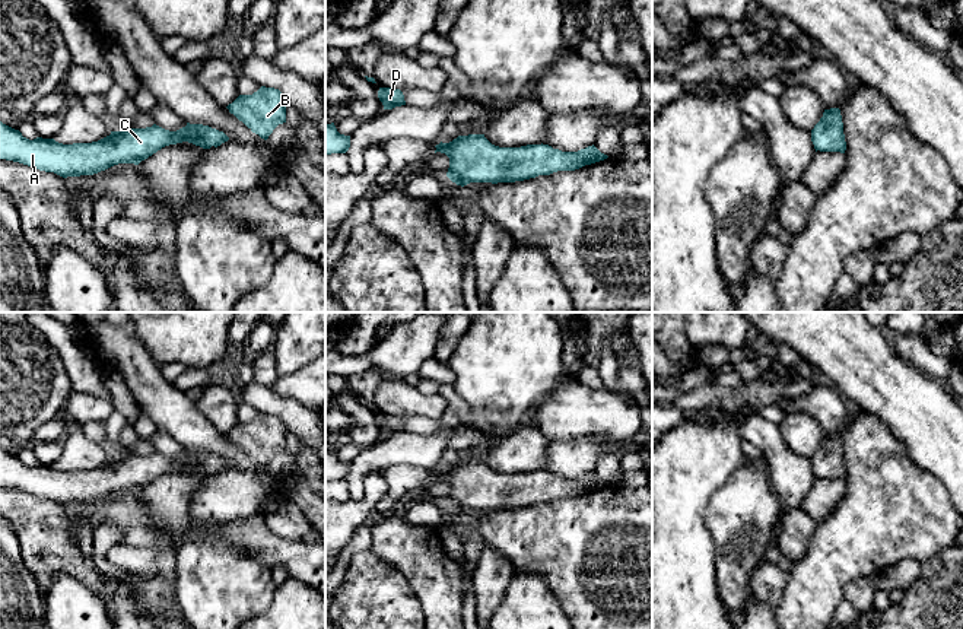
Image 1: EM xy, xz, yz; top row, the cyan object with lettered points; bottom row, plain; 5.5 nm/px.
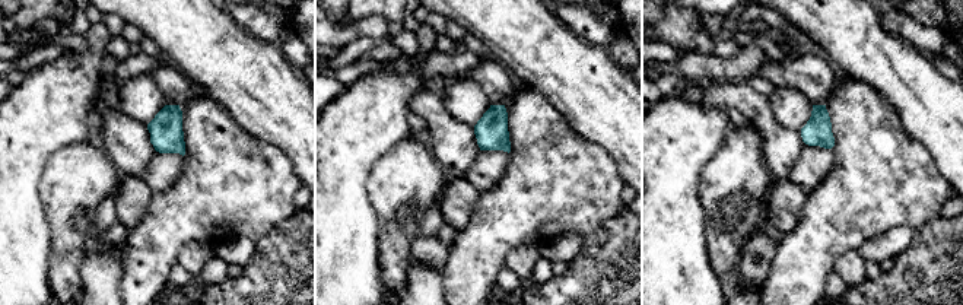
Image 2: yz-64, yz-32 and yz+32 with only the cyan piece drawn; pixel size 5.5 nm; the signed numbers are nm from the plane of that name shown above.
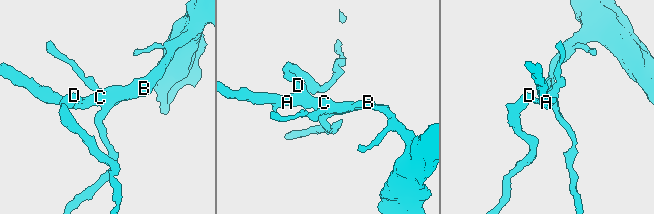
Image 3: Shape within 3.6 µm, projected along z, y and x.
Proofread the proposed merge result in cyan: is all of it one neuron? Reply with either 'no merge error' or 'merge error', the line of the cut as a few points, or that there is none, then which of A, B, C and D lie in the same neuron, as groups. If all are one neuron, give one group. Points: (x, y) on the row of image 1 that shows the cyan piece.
no merge error; no cut; A B C D

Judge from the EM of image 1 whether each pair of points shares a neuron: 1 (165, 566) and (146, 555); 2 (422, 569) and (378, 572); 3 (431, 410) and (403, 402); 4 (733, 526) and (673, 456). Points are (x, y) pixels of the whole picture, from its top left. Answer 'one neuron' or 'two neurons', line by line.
1: one neuron
2: two neurons
3: one neuron
4: two neurons

